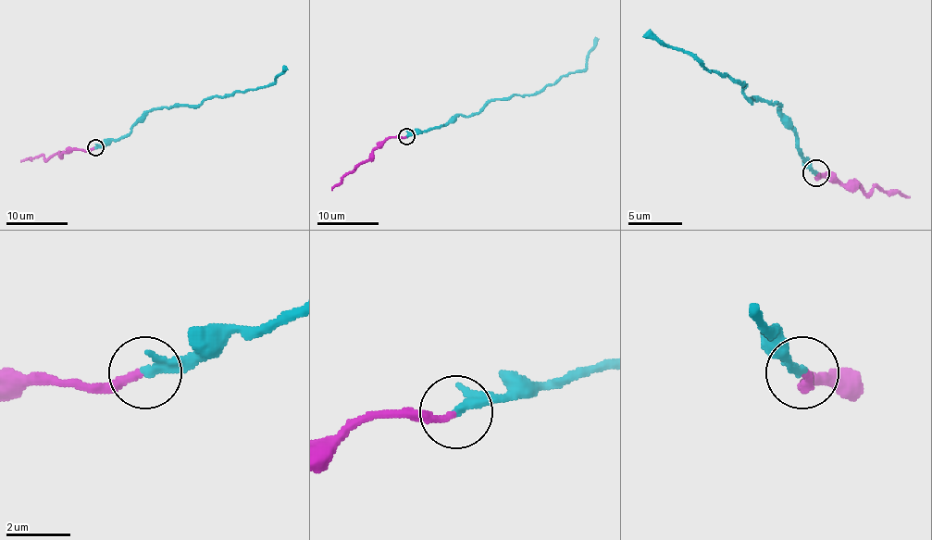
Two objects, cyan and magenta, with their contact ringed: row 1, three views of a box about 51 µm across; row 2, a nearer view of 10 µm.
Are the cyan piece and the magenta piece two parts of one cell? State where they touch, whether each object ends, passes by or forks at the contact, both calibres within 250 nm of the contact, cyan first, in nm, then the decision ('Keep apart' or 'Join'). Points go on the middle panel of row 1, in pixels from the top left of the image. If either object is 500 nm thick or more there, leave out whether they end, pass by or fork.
Place: (406, 136). At the ring cyan ends. At the ring magenta ends. Thickness 320 nm (cyan) against 220 nm. Join

